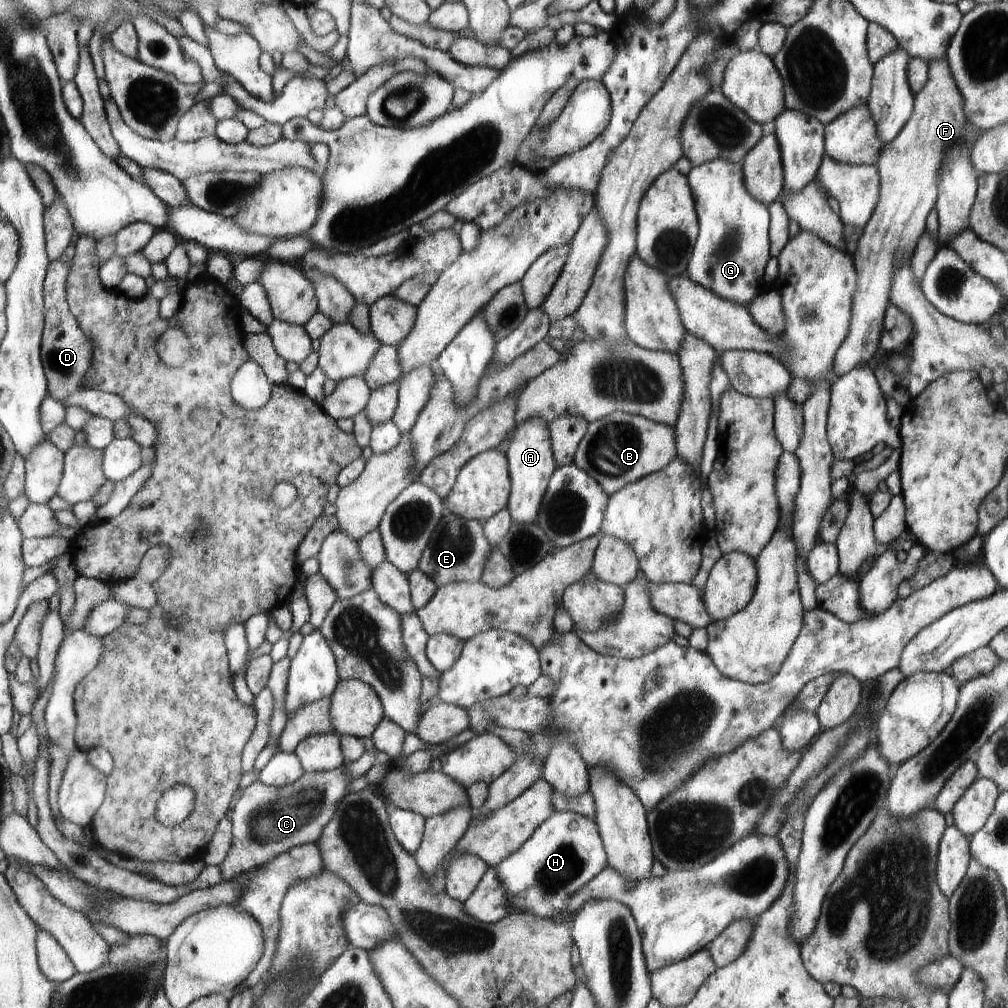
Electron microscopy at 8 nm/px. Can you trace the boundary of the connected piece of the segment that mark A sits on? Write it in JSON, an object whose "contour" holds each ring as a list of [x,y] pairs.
{"contour":[[[540,419],[516,425],[515,433],[507,448],[507,462],[510,464],[511,494],[506,508],[513,523],[536,524],[541,512],[541,503],[547,494],[550,476],[554,474],[554,451],[548,436],[547,424]]]}

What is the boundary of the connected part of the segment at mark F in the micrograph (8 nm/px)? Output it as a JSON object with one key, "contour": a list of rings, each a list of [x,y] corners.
{"contour":[[[946,57],[929,60],[928,78],[924,88],[915,95],[914,112],[910,120],[903,126],[894,141],[889,142],[882,150],[882,156],[876,161],[879,174],[879,199],[870,217],[863,226],[863,231],[857,249],[853,256],[854,263],[859,274],[857,290],[853,299],[853,318],[850,326],[850,334],[835,354],[834,366],[839,378],[852,372],[856,367],[869,363],[874,356],[879,342],[882,340],[883,322],[886,320],[887,306],[890,304],[891,282],[893,274],[914,253],[915,246],[926,232],[926,216],[937,204],[941,169],[950,152],[965,151],[970,155],[974,143],[983,136],[984,130],[973,125],[965,115],[965,100],[957,86],[957,80],[953,75],[952,66]]]}

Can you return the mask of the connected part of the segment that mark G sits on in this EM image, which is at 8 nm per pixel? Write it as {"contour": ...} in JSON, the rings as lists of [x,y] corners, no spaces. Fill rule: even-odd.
{"contour":[[[718,157],[703,165],[693,166],[689,171],[687,177],[694,197],[699,233],[686,275],[692,279],[692,282],[699,283],[719,295],[720,298],[747,307],[766,288],[764,270],[771,253],[768,252],[770,216],[768,216],[768,207],[752,198],[747,191],[746,183],[743,181],[742,166],[743,164],[740,163],[732,163],[730,159]]]}

